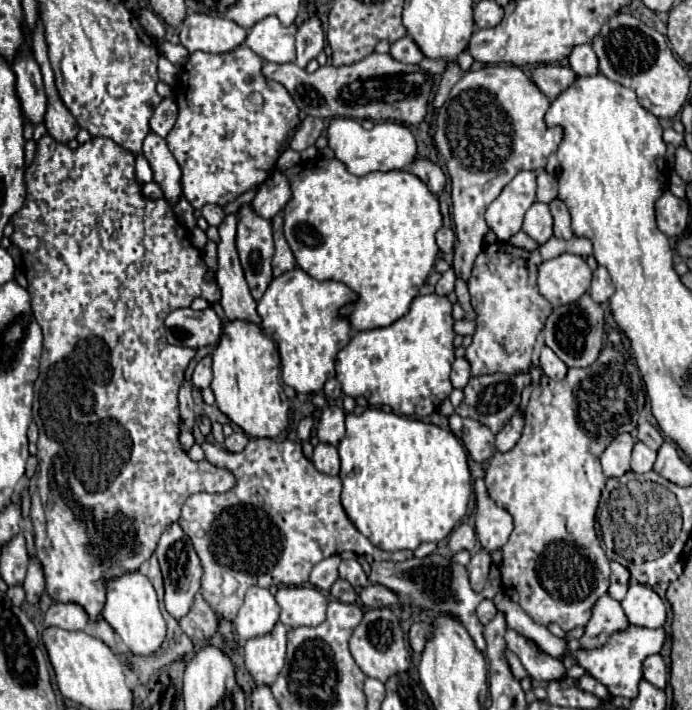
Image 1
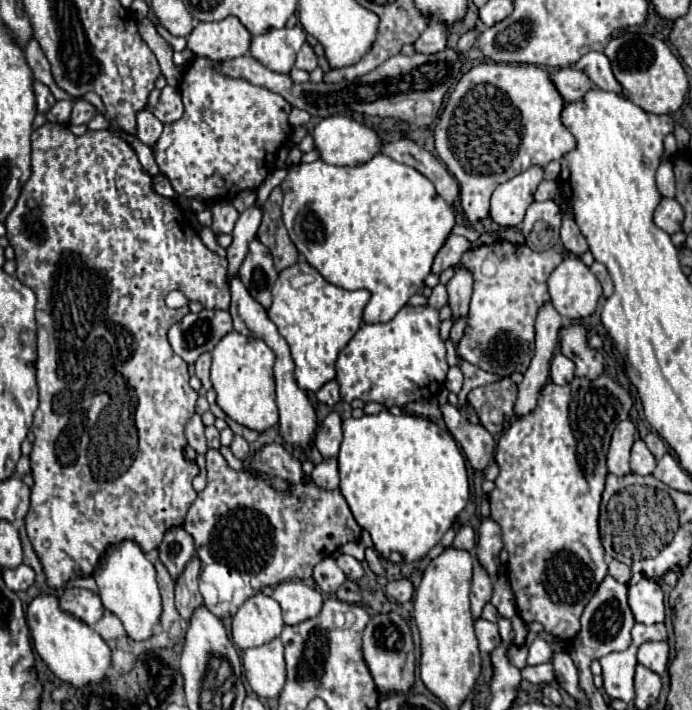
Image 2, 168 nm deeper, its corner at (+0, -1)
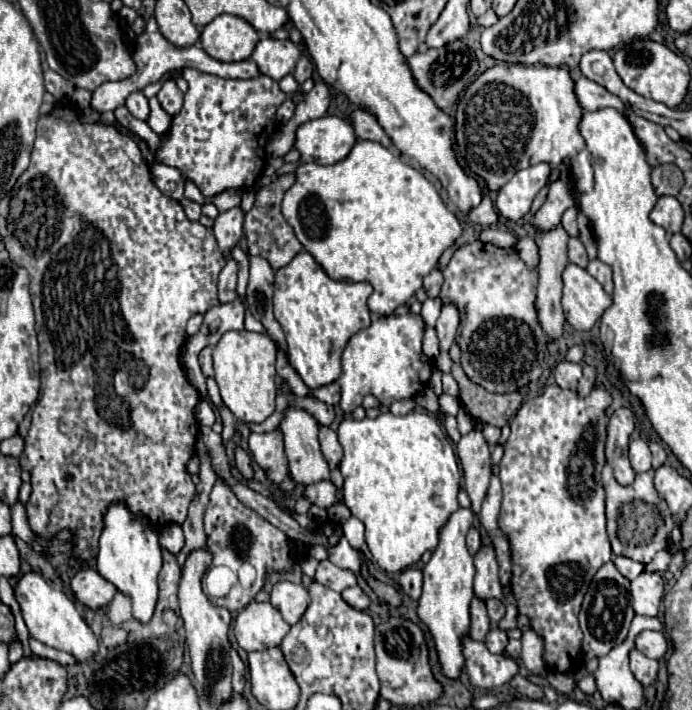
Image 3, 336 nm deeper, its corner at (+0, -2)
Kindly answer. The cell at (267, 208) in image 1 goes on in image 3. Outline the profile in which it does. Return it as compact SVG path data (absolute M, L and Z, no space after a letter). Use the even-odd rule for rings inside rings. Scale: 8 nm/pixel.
M228 258L224 270L218 278L218 298L220 302L232 302L236 300L236 274L238 274L238 262Z

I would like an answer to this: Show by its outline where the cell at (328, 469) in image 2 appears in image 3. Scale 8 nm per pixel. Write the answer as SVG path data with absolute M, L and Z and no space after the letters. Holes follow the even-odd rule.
M320 480L320 482L316 482L316 484L306 486L304 496L306 496L312 504L316 504L316 506L320 506L320 508L326 508L326 510L338 504L338 488L332 484L332 480Z

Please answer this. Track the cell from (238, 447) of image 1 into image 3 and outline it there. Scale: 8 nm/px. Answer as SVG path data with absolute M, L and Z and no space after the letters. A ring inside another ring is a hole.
M236 448L236 468L246 476L246 478L252 478L252 464L250 464L250 456L244 448Z

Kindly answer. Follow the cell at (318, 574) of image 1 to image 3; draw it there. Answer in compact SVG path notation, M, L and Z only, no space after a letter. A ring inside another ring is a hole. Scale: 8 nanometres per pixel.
M322 560L322 562L318 564L318 568L316 568L314 580L316 580L318 584L328 586L328 588L334 590L334 592L342 592L342 590L346 590L348 586L354 586L354 584L356 584L356 574L334 566L330 560Z

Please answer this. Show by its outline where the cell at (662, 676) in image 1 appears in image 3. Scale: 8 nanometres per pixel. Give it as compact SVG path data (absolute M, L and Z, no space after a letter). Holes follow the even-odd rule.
M642 632L638 638L636 638L636 648L648 656L648 658L654 658L654 660L660 660L664 654L666 654L666 648L668 648L668 642L664 638L662 632Z

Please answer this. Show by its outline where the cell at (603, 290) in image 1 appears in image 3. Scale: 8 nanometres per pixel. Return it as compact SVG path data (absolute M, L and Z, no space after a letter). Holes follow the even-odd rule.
M596 258L596 260L588 262L586 270L604 286L606 294L612 294L612 270L610 270L608 264L604 264L604 262L600 262L600 260Z

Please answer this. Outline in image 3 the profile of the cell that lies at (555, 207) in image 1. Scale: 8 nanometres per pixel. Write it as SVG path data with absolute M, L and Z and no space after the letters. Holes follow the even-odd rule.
M578 238L568 240L568 258L570 258L572 264L586 268L588 256L586 256L586 250L584 250L584 246L582 246L582 242Z

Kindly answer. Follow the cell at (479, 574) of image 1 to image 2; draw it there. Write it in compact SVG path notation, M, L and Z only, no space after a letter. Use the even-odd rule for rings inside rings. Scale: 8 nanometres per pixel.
M476 563L474 565L474 579L472 579L472 591L470 591L470 603L472 603L472 617L478 619L482 615L484 605L492 597L492 579L488 573Z

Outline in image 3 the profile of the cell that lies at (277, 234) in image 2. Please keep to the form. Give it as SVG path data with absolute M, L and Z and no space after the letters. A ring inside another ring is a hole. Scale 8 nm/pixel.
M284 174L284 176L276 178L274 182L270 182L268 186L264 186L262 190L258 190L254 208L244 218L244 234L240 240L242 250L248 254L258 254L258 256L266 258L274 270L286 266L296 254L302 252L302 244L298 242L298 238L294 236L294 230L290 230L290 226L286 224L286 220L282 218L282 212L280 212L280 202L284 198L284 192L292 184L294 184L294 174Z

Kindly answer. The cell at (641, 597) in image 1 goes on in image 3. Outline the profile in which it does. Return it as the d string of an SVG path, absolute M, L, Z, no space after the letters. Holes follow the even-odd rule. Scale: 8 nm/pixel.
M642 572L636 580L632 580L630 597L636 614L656 616L662 596L664 596L664 582L658 572Z

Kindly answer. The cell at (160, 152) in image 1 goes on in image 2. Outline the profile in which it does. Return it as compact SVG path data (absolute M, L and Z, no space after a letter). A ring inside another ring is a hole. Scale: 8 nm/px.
M142 109L142 113L138 113L138 117L136 117L138 139L152 147L158 141L160 133L162 133L162 123L152 115L150 109Z

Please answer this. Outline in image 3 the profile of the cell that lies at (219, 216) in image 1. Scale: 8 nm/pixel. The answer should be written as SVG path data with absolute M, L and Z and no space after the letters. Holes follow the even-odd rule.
M240 206L218 214L218 218L214 220L214 236L220 250L226 256L230 256L230 250L238 244L242 236L242 222L244 222L244 212Z

